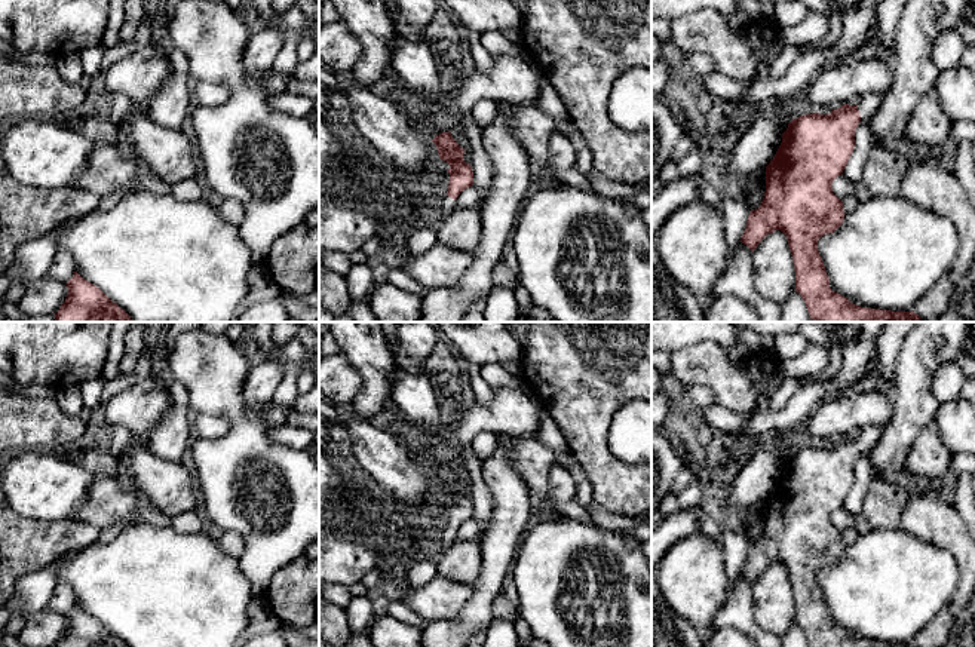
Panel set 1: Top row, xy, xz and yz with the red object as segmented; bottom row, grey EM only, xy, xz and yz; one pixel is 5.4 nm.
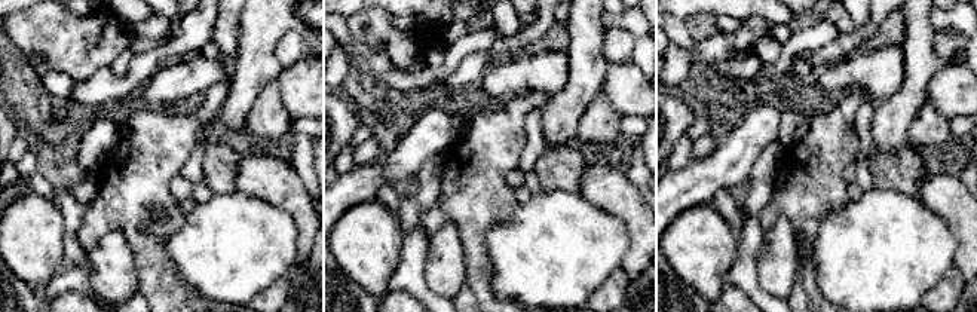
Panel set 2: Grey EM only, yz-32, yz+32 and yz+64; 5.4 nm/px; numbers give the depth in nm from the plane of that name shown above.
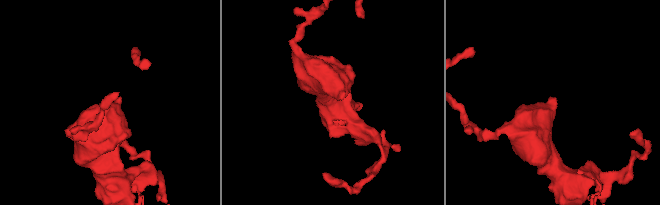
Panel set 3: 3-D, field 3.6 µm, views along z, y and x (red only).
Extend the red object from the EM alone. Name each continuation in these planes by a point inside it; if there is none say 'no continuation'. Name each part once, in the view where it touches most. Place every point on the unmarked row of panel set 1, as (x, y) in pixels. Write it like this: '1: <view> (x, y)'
1: yz (868, 437)

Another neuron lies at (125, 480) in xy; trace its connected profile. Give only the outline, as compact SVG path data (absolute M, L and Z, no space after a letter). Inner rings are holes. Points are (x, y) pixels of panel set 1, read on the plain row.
M150 430L147 435L144 435L138 441L131 441L131 444L123 451L123 454L117 457L119 472L117 472L116 479L125 491L135 491L135 482L134 482L132 473L128 467L128 456L137 448L147 447L147 442L148 442L148 438L150 438L151 432L153 430Z

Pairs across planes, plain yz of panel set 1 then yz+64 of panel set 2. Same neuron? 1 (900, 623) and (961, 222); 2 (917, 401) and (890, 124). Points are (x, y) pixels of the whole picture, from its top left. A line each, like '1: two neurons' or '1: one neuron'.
1: two neurons
2: one neuron

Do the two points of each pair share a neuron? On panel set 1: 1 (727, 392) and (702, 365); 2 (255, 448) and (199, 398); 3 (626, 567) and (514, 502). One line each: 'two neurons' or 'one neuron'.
1: one neuron
2: one neuron
3: two neurons

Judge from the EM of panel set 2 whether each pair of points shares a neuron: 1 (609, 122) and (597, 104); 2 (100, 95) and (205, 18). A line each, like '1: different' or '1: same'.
1: same
2: same

